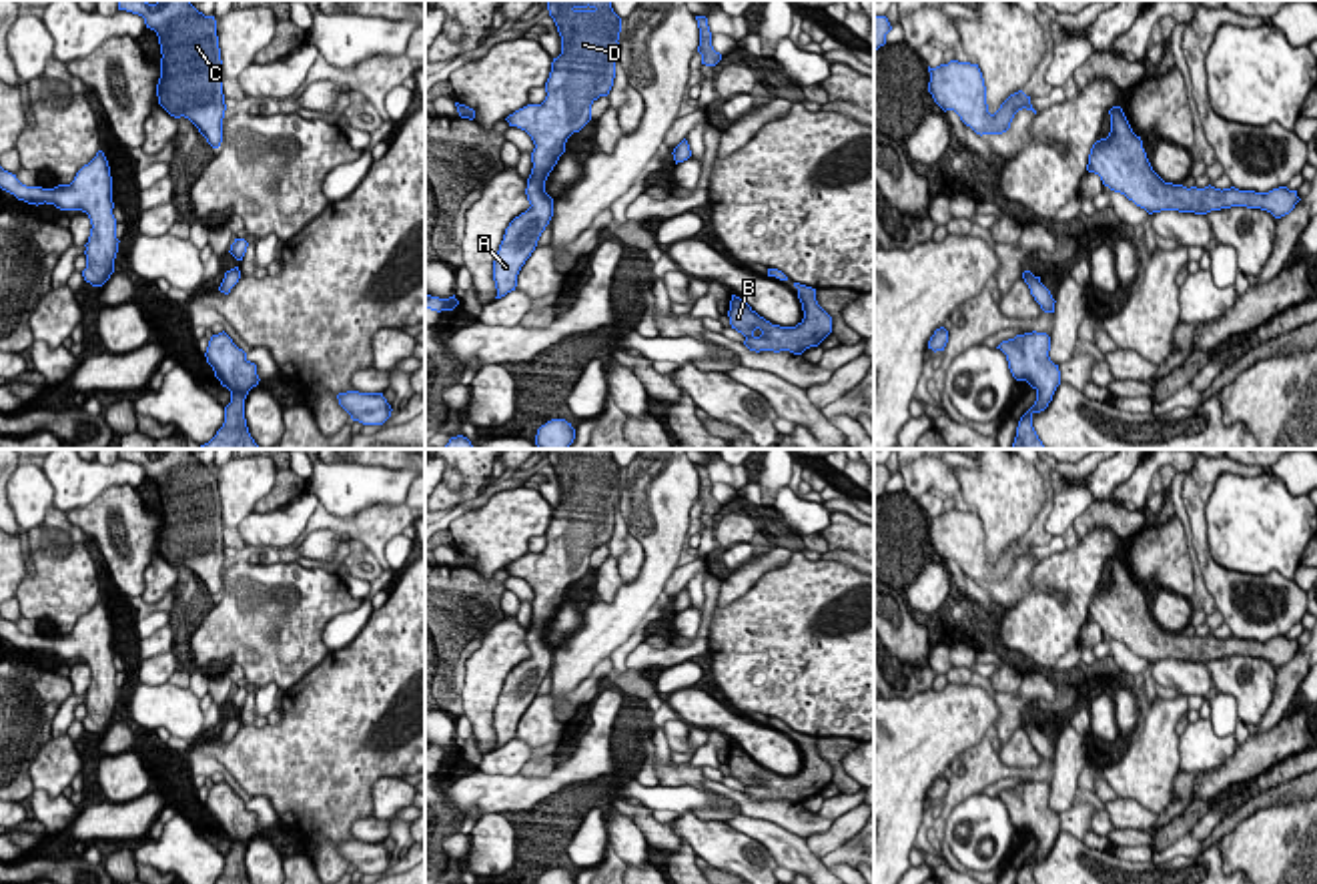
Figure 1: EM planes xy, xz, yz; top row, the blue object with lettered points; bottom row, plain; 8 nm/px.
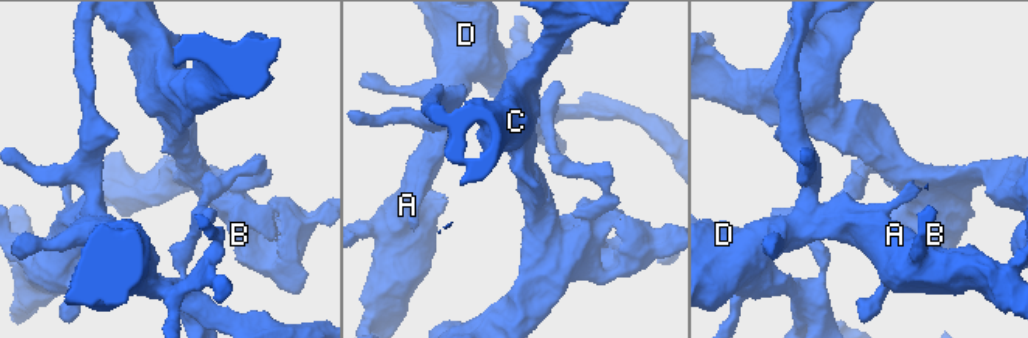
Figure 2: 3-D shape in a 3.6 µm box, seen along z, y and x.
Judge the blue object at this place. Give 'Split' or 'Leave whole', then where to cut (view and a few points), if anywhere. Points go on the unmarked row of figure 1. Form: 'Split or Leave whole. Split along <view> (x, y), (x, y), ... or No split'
Split. Split along yz (1033, 724), (1029, 734)

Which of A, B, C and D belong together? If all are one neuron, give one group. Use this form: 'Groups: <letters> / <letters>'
Groups: A D / B C

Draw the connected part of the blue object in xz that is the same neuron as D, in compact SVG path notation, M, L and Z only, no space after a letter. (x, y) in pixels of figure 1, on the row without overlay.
M549 449L547 459L561 485L561 503L553 507L545 531L547 545L505 567L509 575L525 579L535 597L525 637L531 655L509 672L493 710L495 748L515 740L521 716L553 666L545 629L567 587L591 569L591 553L609 543L615 527L621 467L611 451Z

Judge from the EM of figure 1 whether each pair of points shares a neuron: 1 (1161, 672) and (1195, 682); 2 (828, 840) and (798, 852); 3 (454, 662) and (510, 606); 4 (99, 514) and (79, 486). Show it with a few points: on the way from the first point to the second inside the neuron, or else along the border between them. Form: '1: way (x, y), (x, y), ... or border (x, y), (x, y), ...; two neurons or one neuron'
1: way (1169, 674), (1187, 678); one neuron
2: border (804, 838), (806, 846), (820, 860); two neurons
3: border (506, 590), (502, 596), (504, 614); two neurons
4: border (135, 488), (109, 486), (87, 504), (65, 512); two neurons

